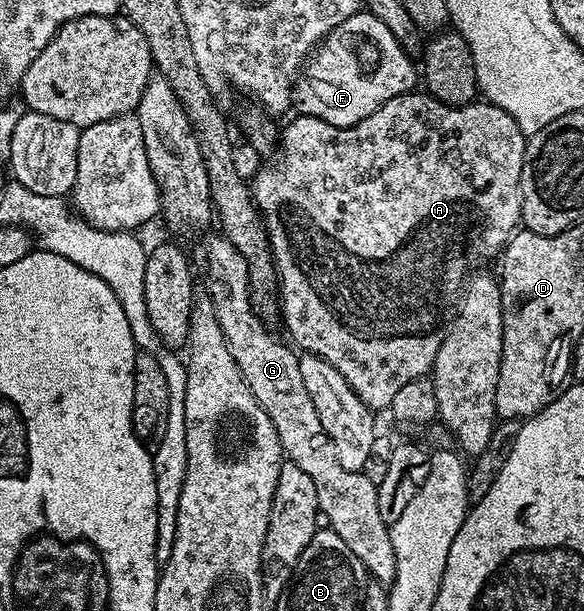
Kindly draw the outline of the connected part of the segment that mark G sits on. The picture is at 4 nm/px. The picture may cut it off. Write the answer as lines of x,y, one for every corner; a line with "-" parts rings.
216,235
209,241
209,246
205,249
205,265
209,268
209,289
212,300
217,306
217,318
221,323
221,330
223,331
231,355
235,359
235,363
239,363
239,371
243,375
243,379
247,383
247,387
251,387
251,391
255,395
255,399
263,407
263,411
267,411
267,415
271,419
271,423
275,423
275,431
279,435
279,443
281,444
282,454
287,455
288,460
292,464
298,465
302,471
311,479
311,483
315,483
315,495
319,499
319,513
322,518
327,520
328,528
335,531
335,535
339,535
339,539
343,539
343,543
347,543
347,547
351,547
351,551
355,551
355,555
365,565
366,574
372,577
374,582
380,583
386,587
392,585
393,576
395,575
395,553
391,547
391,535
389,534
389,526
386,525
383,515
379,515
379,499
377,498
377,486
371,483
371,479
367,479
367,475
363,472
356,473
355,471
347,471
347,467
343,467
343,463
339,463
339,455
335,451
335,443
331,443
331,439
327,435
327,431
323,429
323,423
319,423
319,411
315,411
315,403
311,403
311,395
307,395
307,387
303,387
303,375
299,375
299,357
295,352
292,344
284,345
271,330
268,329
266,322
257,314
256,309
253,308
253,299
249,291
249,268
247,261
243,259
243,255
239,255
236,247
228,241
224,235

